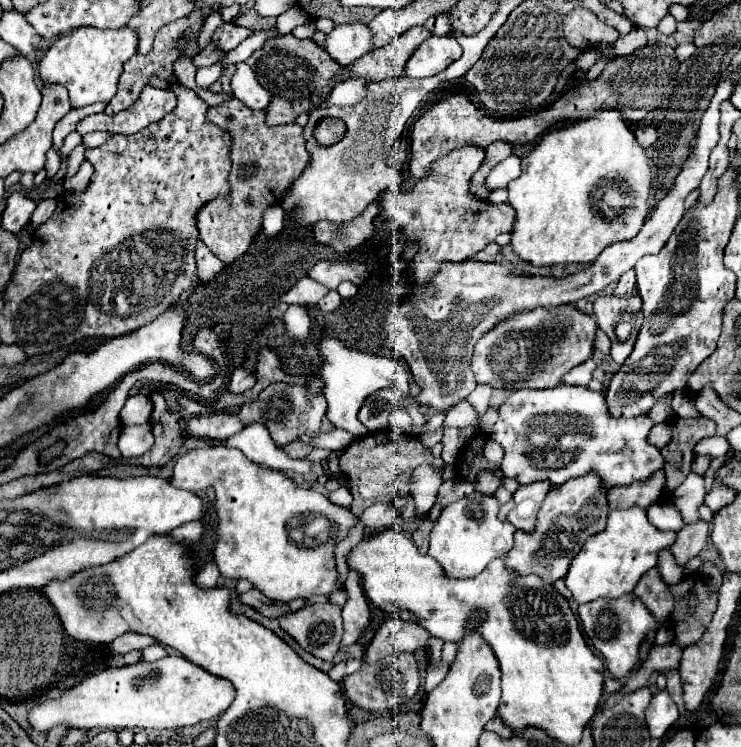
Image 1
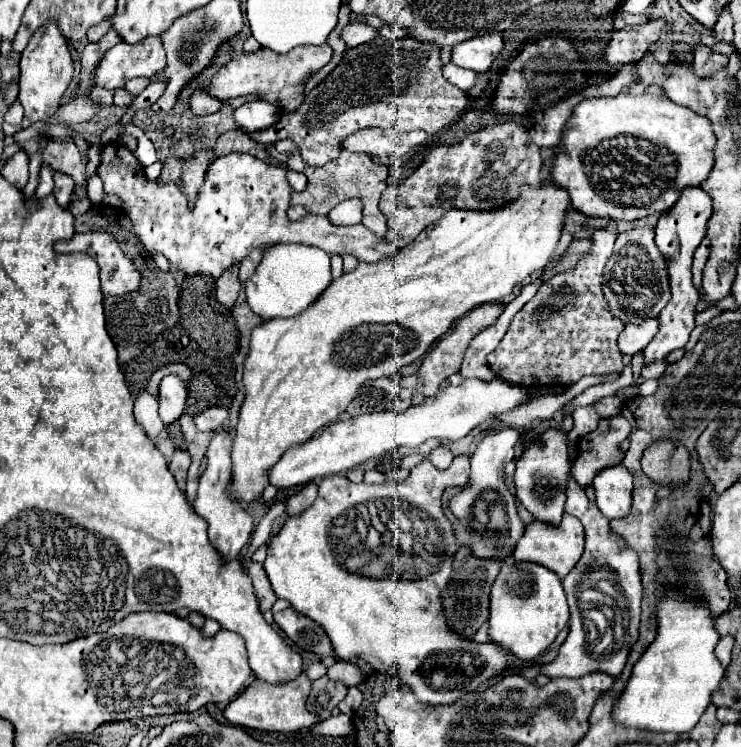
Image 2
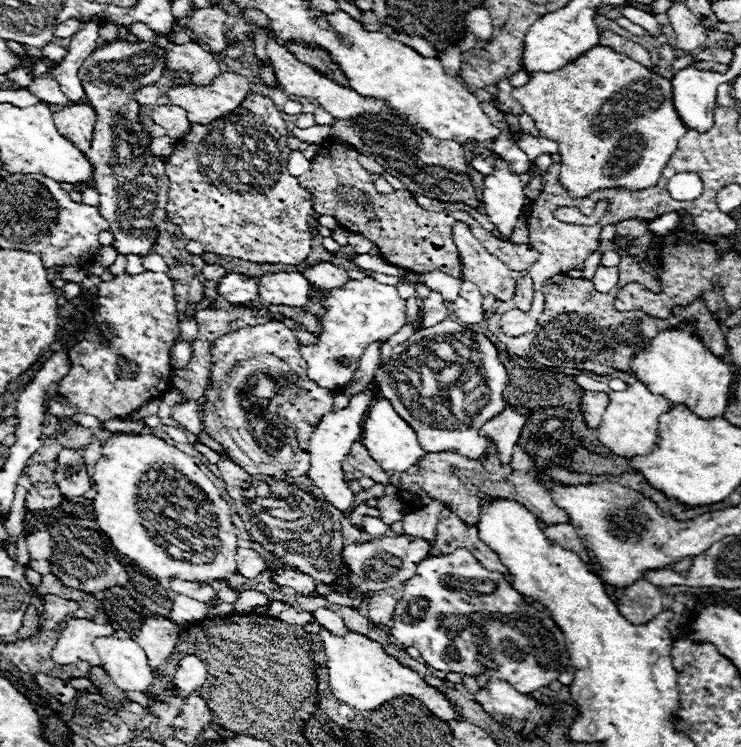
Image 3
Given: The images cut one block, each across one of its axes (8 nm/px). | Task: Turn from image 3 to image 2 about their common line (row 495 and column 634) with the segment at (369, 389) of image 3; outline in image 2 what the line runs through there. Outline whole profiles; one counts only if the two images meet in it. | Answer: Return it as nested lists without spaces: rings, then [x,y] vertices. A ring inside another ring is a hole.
[[[646,318],[640,324],[626,324],[624,332],[618,338],[618,348],[622,354],[636,354],[648,346],[652,336],[658,332],[658,318]]]

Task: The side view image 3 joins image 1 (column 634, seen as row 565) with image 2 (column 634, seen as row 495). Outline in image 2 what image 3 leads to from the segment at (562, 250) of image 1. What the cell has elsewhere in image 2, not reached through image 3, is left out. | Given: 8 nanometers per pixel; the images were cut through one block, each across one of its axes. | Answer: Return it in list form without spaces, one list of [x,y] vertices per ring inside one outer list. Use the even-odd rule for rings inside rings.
[[[642,94],[642,96],[606,96],[606,98],[586,98],[580,102],[564,126],[564,136],[560,140],[560,150],[556,162],[550,170],[552,180],[570,192],[570,204],[586,214],[612,220],[636,220],[654,212],[666,212],[676,204],[680,192],[688,186],[700,186],[712,166],[714,166],[714,146],[716,134],[706,116],[696,116],[690,108],[684,108],[666,96]],[[624,136],[628,138],[624,146]],[[642,138],[656,146],[642,146]],[[676,158],[678,158],[678,180],[676,180]]]

